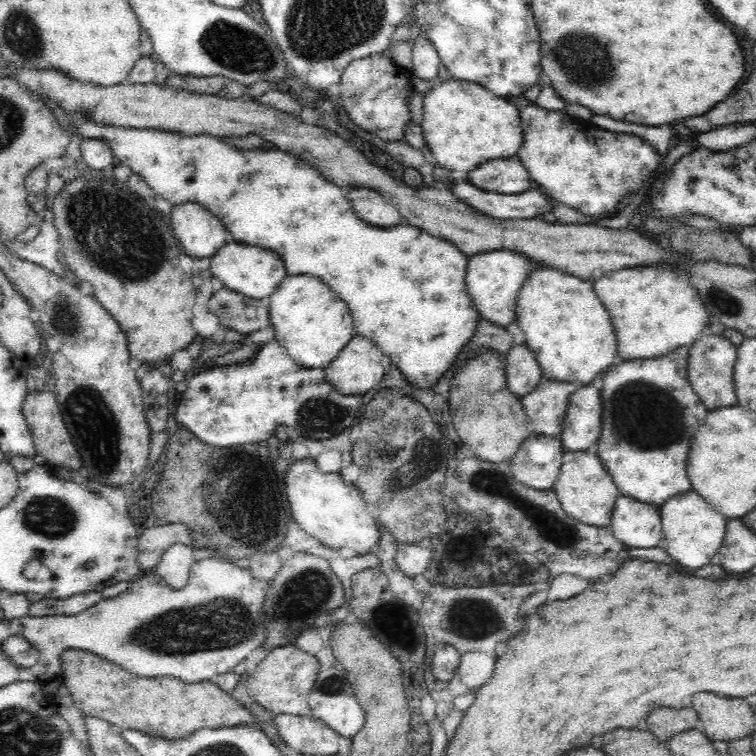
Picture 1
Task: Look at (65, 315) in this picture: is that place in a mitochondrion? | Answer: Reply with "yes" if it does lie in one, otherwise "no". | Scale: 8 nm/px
yes

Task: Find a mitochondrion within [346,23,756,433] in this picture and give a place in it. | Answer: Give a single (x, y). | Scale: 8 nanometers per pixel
(589, 65)

